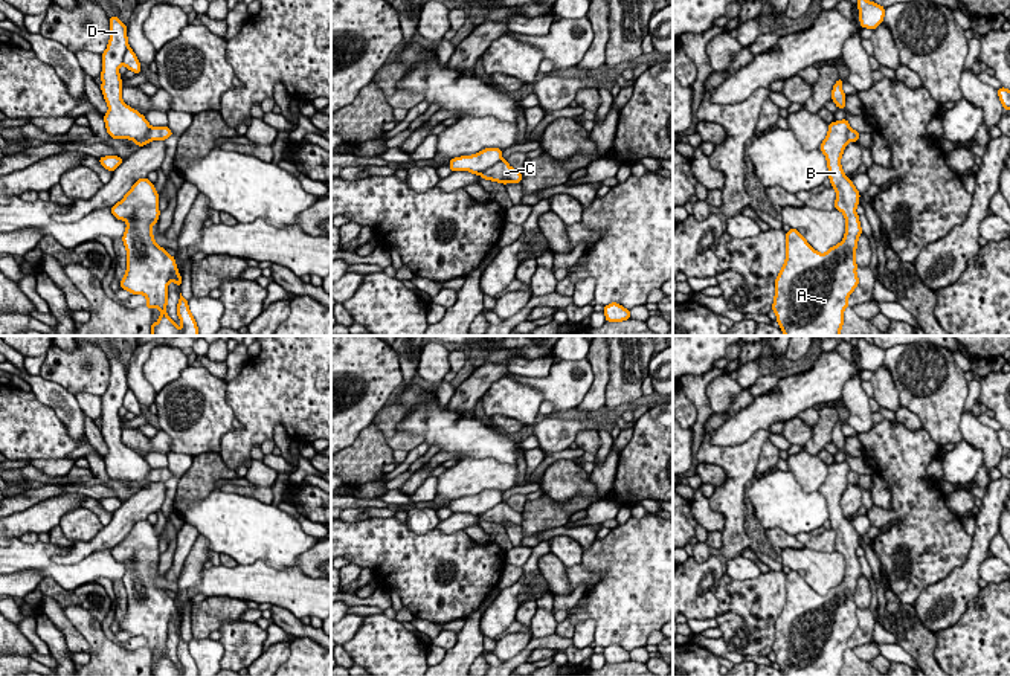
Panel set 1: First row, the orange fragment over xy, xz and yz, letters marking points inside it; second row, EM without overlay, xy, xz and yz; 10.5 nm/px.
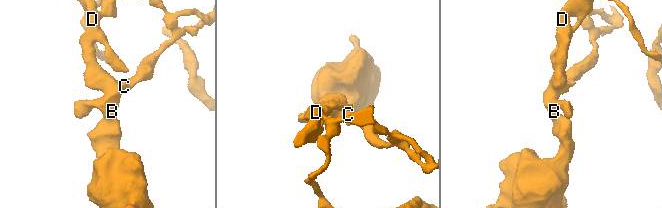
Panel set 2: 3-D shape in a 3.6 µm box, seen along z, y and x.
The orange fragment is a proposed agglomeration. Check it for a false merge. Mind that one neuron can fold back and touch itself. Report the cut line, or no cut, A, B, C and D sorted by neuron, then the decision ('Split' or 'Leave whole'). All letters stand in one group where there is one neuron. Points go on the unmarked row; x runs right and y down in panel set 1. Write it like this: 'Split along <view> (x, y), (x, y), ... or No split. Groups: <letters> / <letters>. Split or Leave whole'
Split along xz (502, 501), (478, 516). Groups: A B D / C. Split

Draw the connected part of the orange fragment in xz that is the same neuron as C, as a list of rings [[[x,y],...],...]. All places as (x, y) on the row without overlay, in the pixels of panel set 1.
[[[507,502],[497,504],[494,508],[488,510],[479,517],[484,519],[485,522],[499,523],[503,526],[522,523],[522,514],[511,510]]]

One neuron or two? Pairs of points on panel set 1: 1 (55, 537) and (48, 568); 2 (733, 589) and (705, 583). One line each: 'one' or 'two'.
1: two
2: two

